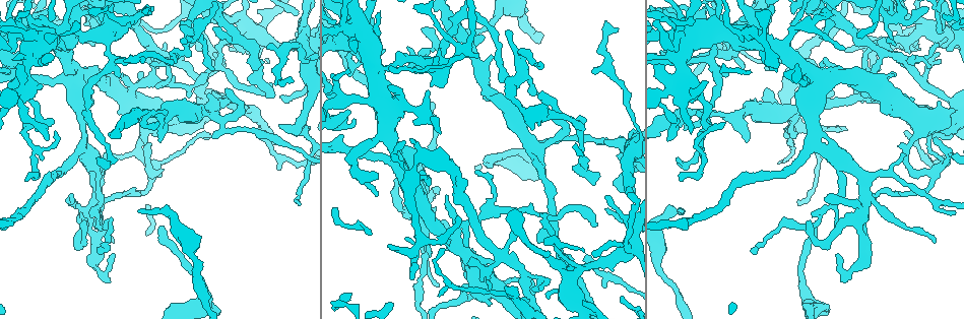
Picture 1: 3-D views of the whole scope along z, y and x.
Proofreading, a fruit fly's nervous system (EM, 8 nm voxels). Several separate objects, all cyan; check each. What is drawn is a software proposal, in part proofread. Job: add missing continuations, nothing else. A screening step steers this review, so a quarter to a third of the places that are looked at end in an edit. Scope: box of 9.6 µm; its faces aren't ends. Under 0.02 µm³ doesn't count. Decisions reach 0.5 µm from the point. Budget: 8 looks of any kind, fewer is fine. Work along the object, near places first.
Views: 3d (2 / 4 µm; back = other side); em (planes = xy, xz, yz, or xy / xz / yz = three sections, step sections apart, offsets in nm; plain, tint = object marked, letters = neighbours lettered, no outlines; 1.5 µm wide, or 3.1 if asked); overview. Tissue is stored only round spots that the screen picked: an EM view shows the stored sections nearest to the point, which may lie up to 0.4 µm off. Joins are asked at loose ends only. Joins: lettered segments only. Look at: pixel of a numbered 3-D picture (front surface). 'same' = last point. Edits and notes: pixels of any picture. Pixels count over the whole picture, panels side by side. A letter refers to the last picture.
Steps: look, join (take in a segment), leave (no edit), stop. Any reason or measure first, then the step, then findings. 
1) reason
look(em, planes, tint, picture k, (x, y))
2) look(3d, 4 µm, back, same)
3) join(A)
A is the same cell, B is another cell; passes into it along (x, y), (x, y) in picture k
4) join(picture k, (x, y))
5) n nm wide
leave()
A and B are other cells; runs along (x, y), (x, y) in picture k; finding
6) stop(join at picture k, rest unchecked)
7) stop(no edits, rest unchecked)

branch stops here
look(3d, 2 µm, picture 1, (182, 38))

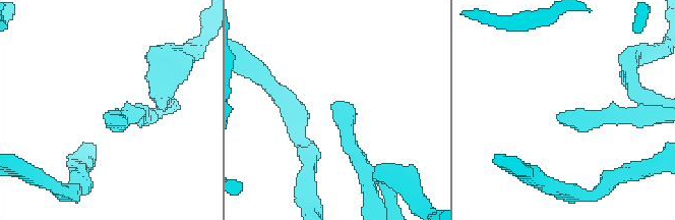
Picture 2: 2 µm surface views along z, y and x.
look(em, yz, step 8, tint, picture 2, (337, 103))

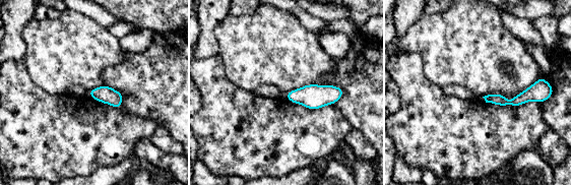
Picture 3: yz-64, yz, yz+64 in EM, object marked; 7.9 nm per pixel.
look(em, planes, letters, same)

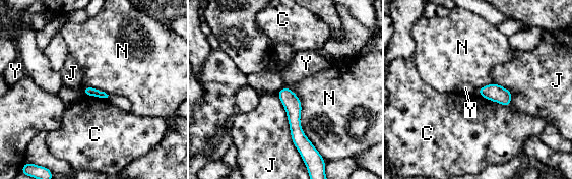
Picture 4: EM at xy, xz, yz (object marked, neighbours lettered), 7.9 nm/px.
N touches over 600 nm
leave()
C, J, N and Y are other cells; no lettered segment goes on from it

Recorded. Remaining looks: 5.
free end
look(em, planes, plain, picture 1, (291, 80))

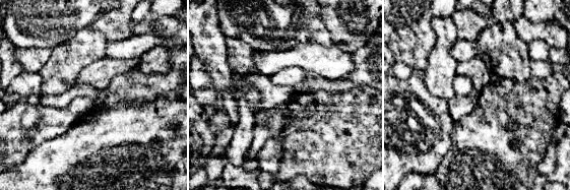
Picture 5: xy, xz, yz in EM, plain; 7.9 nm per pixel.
look(em, planes, tint, same)

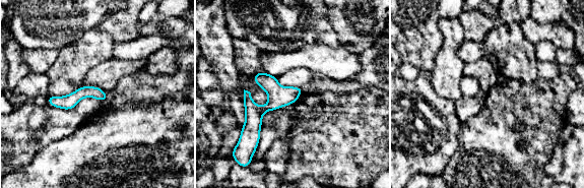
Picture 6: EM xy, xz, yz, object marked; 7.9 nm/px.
what lies round it
look(em, planes, letters, same)

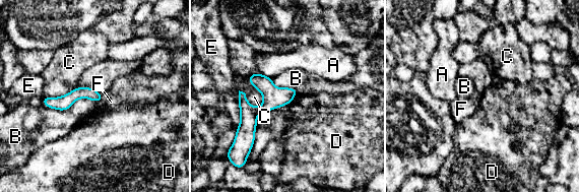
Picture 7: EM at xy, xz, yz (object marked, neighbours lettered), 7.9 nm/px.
100 nm wide
leave()
A, B, C, D, E and F are other cells; runs along (294, 91), (260, 109), (241, 134) in picture 7; none of them fits

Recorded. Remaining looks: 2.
an open end
look(em, planes, letters, picture 1, (915, 56))

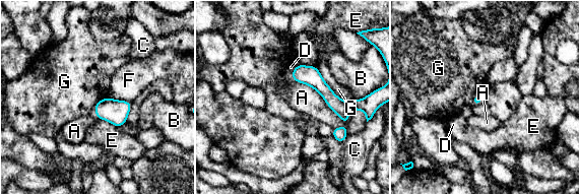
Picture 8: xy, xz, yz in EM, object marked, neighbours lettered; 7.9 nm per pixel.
leave()
A, B, C, D, E, F and G are other cells; border along (315, 66), (337, 95), (352, 99) in picture 8; no lettered segment goes on from it

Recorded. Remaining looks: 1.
stop(no edits, rest unchecked)

